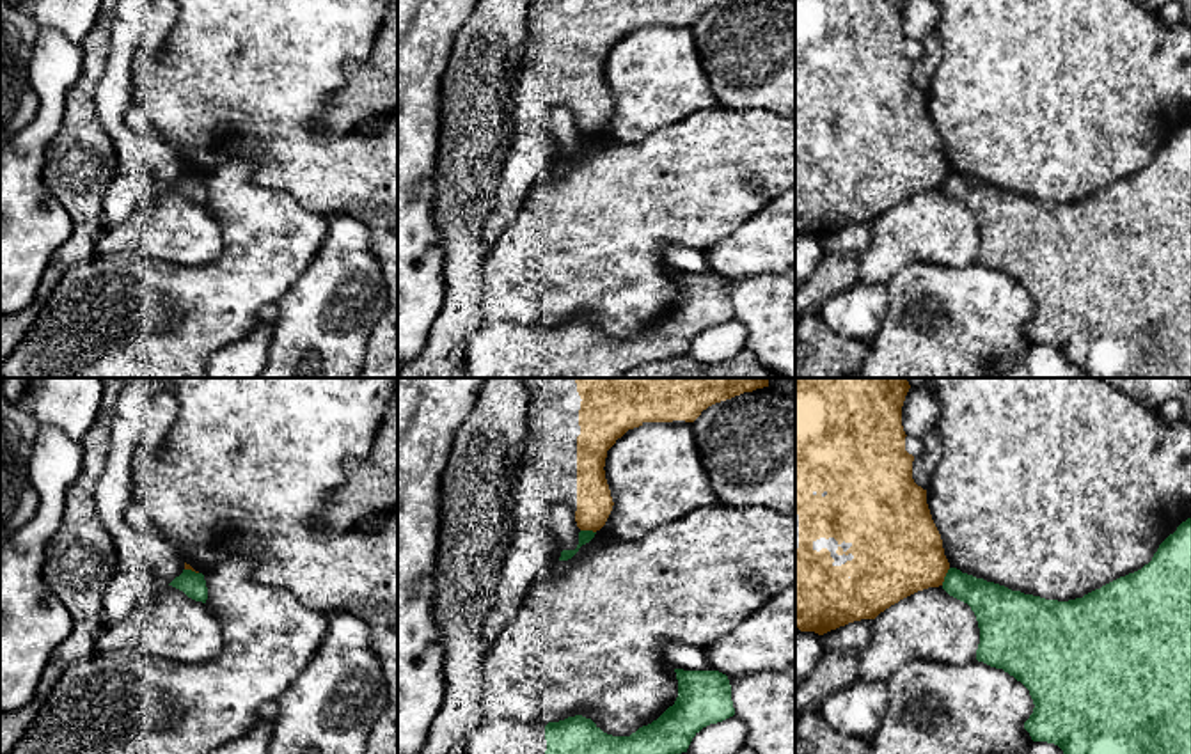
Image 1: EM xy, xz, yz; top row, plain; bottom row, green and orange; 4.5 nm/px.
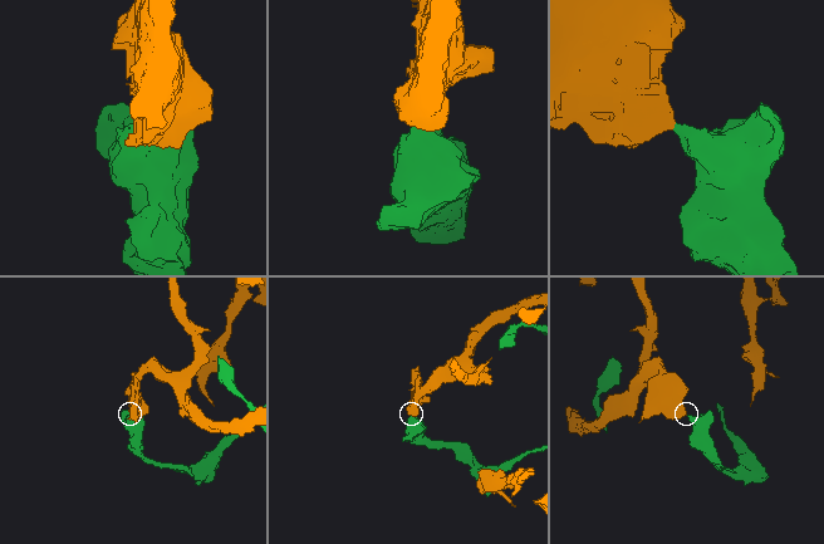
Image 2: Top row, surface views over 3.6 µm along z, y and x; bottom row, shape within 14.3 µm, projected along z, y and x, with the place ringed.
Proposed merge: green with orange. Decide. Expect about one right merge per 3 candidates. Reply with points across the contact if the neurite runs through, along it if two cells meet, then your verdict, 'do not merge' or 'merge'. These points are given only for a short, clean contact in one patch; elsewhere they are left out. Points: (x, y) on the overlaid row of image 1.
border yz (950, 568), (941, 584); do not merge

